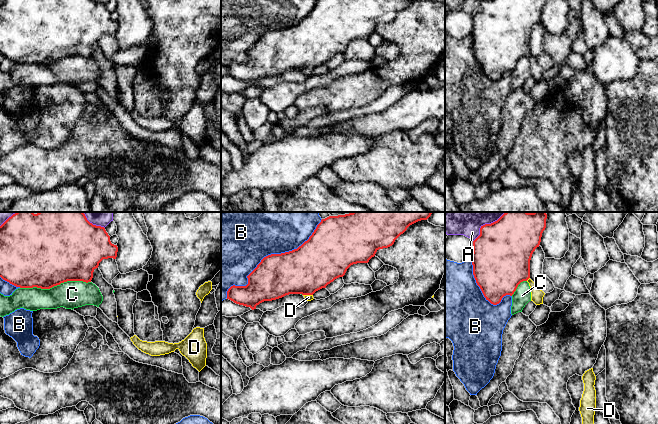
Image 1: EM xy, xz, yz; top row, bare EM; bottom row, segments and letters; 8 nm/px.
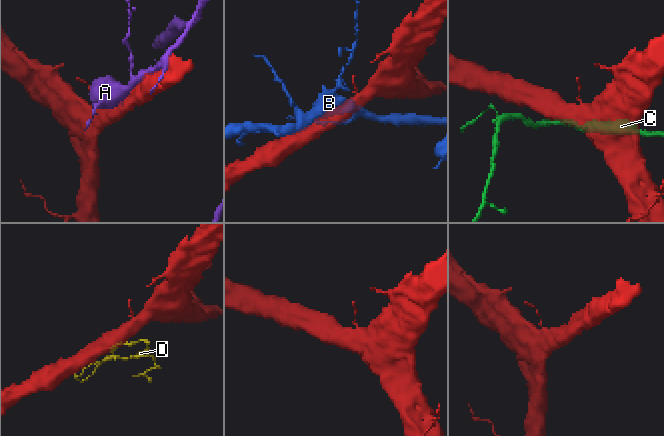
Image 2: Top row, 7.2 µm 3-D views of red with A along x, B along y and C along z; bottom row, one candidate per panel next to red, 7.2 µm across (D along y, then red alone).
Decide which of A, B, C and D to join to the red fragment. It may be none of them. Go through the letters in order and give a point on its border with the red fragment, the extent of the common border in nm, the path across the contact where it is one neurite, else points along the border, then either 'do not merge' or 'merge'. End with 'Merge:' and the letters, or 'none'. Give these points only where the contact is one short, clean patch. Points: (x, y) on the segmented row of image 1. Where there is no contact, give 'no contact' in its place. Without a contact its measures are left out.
A: yz (486, 224) | 360 nm | do not merge
B: xz (269, 255) | 1000 nm | do not merge
C: xy (55, 285) | 550 nm | do not merge
D: yz (527, 279) | 40 nm | across yz (501, 262), (527, 279), (533, 285), (537, 295) | merge
Merge: D

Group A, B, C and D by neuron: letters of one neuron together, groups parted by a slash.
A / B / C / D

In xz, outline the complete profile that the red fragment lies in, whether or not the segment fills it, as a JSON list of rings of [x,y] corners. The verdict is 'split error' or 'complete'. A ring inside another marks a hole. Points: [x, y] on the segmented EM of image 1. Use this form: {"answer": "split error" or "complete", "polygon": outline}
{"answer": "split error", "polygon": [[[352,212],[322,219],[301,246],[289,252],[264,257],[247,276],[246,286],[231,286],[227,299],[252,310],[264,301],[272,301],[289,294],[302,294],[307,301],[328,284],[343,277],[347,269],[357,263],[368,263],[379,249],[392,246],[407,228],[427,220],[433,212]]]}

